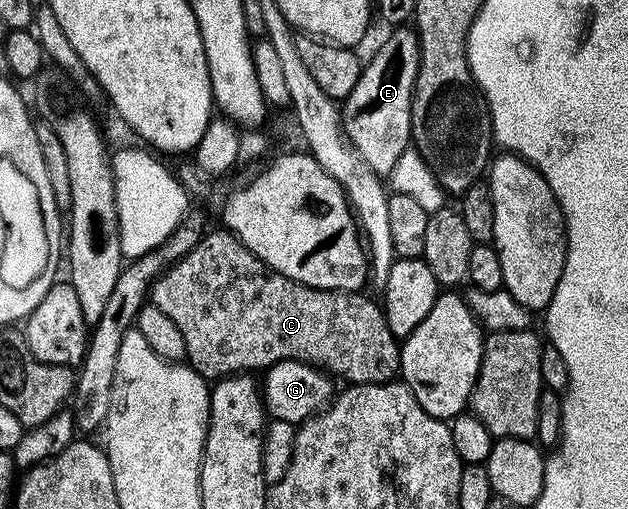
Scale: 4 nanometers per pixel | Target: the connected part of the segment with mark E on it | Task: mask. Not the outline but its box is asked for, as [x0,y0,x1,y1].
[343,29,421,177]

